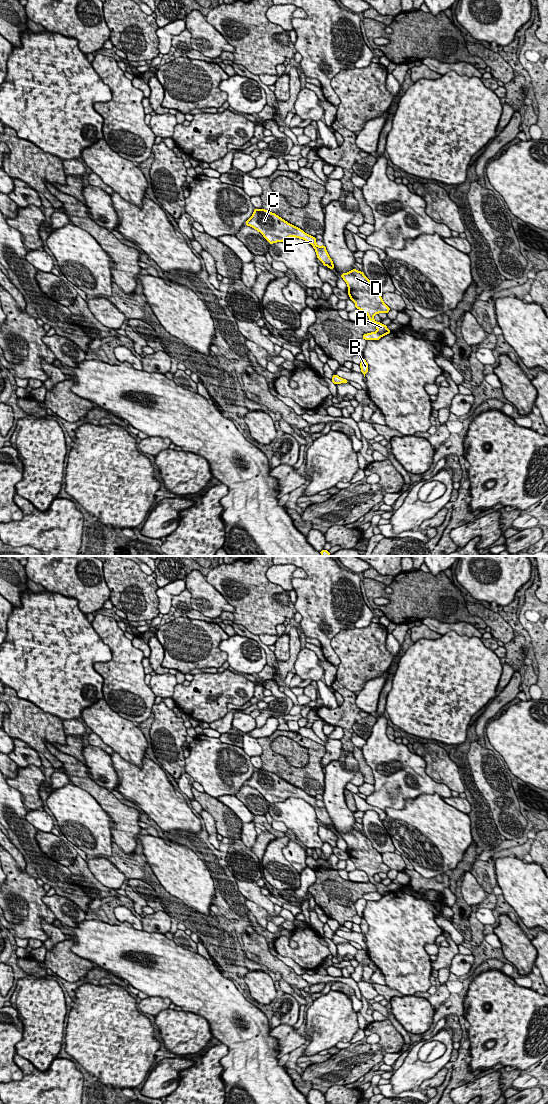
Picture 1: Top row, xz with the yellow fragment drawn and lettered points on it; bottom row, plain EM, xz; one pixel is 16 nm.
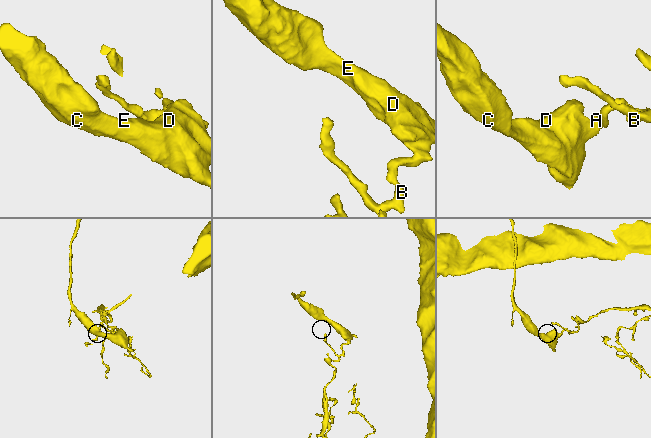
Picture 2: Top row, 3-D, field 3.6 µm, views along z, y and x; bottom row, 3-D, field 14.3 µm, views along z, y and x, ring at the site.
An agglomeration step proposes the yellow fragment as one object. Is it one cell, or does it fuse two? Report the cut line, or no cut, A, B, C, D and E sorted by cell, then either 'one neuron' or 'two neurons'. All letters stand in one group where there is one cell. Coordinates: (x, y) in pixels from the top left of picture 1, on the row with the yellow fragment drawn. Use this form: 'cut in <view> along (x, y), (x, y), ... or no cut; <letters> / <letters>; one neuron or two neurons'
cut in xz along (377, 331), (382, 335); A C D E / B; two neurons

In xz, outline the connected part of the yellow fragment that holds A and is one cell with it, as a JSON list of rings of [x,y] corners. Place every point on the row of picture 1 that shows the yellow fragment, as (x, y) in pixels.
[[[356,269],[342,273],[341,277],[347,283],[348,295],[355,303],[356,309],[368,315],[370,322],[376,325],[377,332],[382,336],[390,334],[391,331],[386,325],[374,320],[375,314],[388,313],[390,308],[383,302],[381,294],[376,291],[371,281],[363,272]]]

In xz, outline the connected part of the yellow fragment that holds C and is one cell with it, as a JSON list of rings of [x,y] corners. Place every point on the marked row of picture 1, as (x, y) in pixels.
[[[255,208],[254,213],[245,224],[260,232],[270,244],[283,242],[289,237],[300,238],[307,241],[314,247],[317,258],[323,265],[329,267],[331,270],[334,269],[333,261],[324,245],[318,246],[315,237],[308,235],[275,213],[271,213],[265,209]]]

